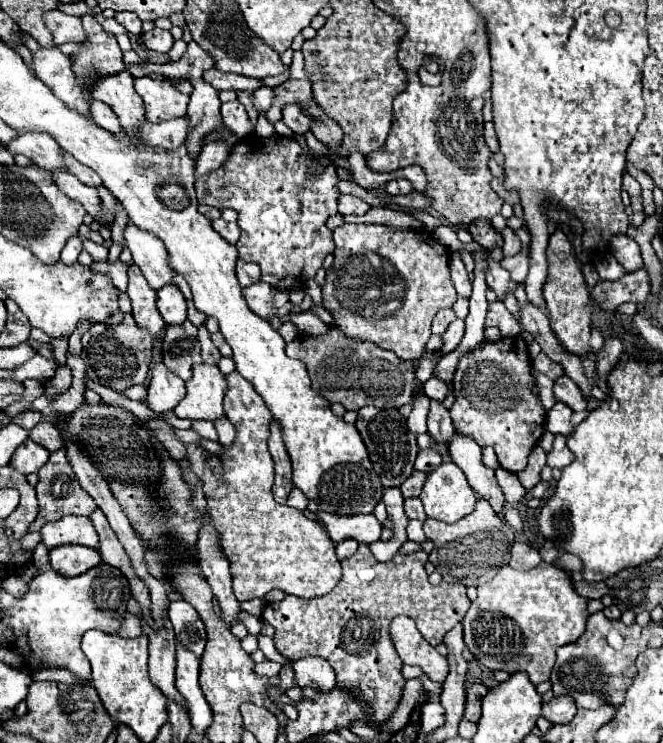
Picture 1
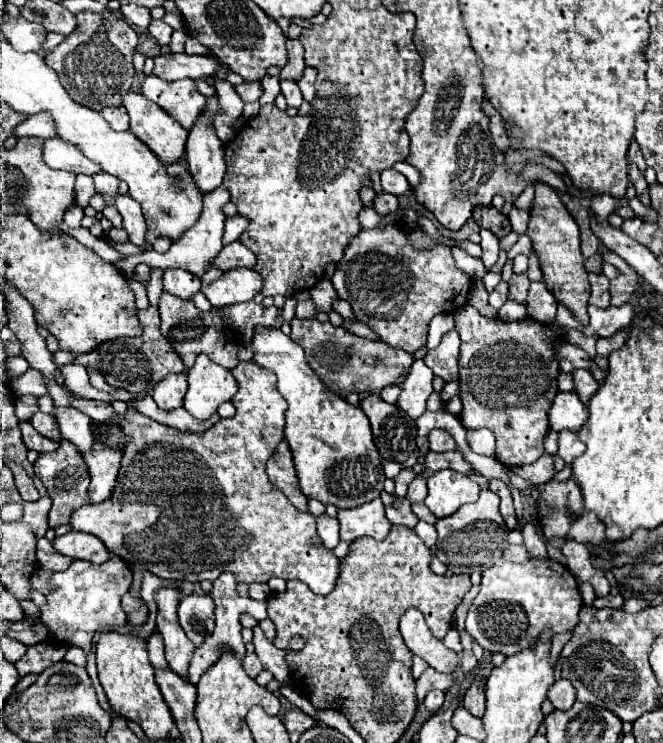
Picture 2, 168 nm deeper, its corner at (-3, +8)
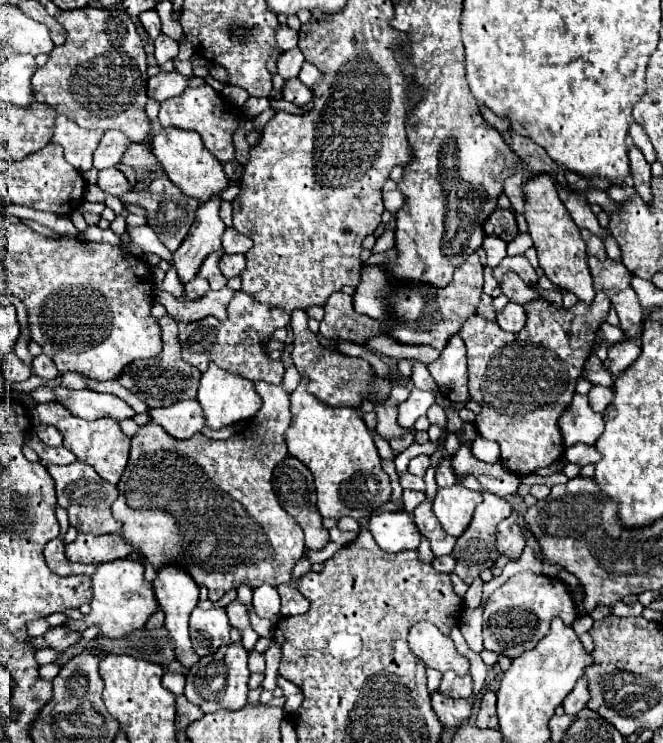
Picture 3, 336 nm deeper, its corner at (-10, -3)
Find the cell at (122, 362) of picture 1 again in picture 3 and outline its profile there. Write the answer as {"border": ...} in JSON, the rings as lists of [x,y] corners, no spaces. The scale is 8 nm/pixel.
{"border":[[[166,315],[166,317],[158,319],[158,323],[162,327],[162,343],[164,343],[162,353],[152,359],[140,359],[140,361],[130,363],[126,367],[126,371],[122,373],[122,377],[118,379],[126,389],[130,389],[136,397],[140,397],[150,409],[168,407],[168,405],[184,401],[184,399],[196,399],[196,391],[198,391],[198,383],[200,383],[200,371],[182,359],[176,321]]]}

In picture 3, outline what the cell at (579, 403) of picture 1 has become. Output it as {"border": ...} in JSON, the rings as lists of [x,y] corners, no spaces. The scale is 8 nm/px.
{"border":[[[594,385],[588,393],[588,399],[590,399],[590,407],[598,413],[604,413],[604,409],[612,403],[614,399],[614,389],[612,387],[600,387],[600,385]]]}

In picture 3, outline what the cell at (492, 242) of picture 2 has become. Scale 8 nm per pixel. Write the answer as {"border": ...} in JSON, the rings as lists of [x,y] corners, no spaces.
{"border":[[[484,237],[482,247],[486,251],[486,265],[488,267],[496,267],[506,257],[506,241],[504,239]]]}

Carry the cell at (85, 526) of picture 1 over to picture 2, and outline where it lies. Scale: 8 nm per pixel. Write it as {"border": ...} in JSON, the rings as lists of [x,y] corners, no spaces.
{"border":[[[239,362],[231,372],[239,384],[233,398],[237,412],[233,418],[219,420],[203,434],[169,428],[129,408],[127,418],[119,422],[125,432],[125,452],[111,500],[77,508],[69,526],[71,530],[97,536],[111,554],[159,578],[213,582],[221,572],[233,572],[239,582],[253,584],[277,576],[283,580],[301,580],[313,592],[329,594],[339,578],[339,558],[323,544],[313,544],[317,536],[315,516],[311,512],[299,512],[269,484],[265,474],[265,464],[283,440],[285,428],[283,414],[287,404],[275,388],[277,378],[253,362]]]}

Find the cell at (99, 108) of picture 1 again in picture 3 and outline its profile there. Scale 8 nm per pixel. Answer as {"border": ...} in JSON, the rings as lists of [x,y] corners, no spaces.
{"border":[[[108,131],[98,149],[94,151],[94,167],[100,169],[108,169],[108,167],[116,167],[124,155],[124,147],[128,147],[128,137],[124,137],[120,131]]]}

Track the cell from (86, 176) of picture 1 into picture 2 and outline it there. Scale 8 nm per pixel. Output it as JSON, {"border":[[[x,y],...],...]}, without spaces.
{"border":[[[99,172],[99,176],[93,176],[93,182],[95,182],[97,192],[109,192],[109,194],[117,192],[117,186],[119,186],[119,180],[105,172]]]}

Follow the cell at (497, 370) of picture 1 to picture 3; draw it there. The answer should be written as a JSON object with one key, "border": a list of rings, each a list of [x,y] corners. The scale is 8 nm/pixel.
{"border":[[[596,293],[592,303],[576,303],[572,309],[554,309],[548,301],[538,297],[524,305],[524,309],[527,314],[526,325],[518,333],[506,333],[494,321],[488,321],[480,315],[472,315],[458,333],[468,351],[470,399],[478,401],[482,407],[474,425],[484,439],[492,439],[500,445],[500,463],[516,475],[528,475],[538,467],[548,467],[564,455],[558,419],[576,393],[576,381],[584,371],[584,363],[594,343],[594,333],[582,333],[582,325],[598,329],[602,319],[608,315],[610,301],[606,293]]]}

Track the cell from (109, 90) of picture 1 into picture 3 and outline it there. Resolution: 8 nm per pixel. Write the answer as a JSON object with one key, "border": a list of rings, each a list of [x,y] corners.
{"border":[[[160,129],[160,133],[150,141],[150,145],[156,159],[162,163],[168,179],[178,185],[188,197],[194,197],[200,203],[204,203],[204,199],[212,199],[214,195],[220,197],[220,191],[224,191],[224,187],[230,183],[222,169],[222,163],[214,155],[210,155],[200,135],[194,131]]]}

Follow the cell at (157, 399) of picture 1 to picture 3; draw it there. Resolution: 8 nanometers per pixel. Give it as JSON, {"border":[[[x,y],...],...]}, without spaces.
{"border":[[[180,401],[166,409],[150,409],[150,419],[174,439],[190,439],[206,425],[198,401]]]}

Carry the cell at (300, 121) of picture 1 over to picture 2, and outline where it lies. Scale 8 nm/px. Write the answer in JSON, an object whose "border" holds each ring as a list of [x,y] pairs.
{"border":[[[285,80],[285,82],[281,84],[281,94],[285,96],[289,108],[301,108],[301,104],[303,104],[303,96],[301,96],[301,90],[297,88],[297,82],[293,82],[293,80]]]}

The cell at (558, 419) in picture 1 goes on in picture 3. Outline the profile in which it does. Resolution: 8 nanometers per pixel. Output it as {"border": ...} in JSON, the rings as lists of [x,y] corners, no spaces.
{"border":[[[578,393],[574,395],[568,409],[562,413],[558,425],[560,425],[566,447],[576,443],[594,445],[604,431],[602,415],[592,411],[586,395],[578,395]]]}

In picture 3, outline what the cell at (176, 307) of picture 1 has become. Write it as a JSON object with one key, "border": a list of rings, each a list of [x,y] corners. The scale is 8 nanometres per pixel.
{"border":[[[196,277],[188,285],[184,285],[184,291],[186,291],[186,297],[188,299],[200,299],[208,289],[210,289],[208,287],[208,281],[202,279],[202,277]]]}

